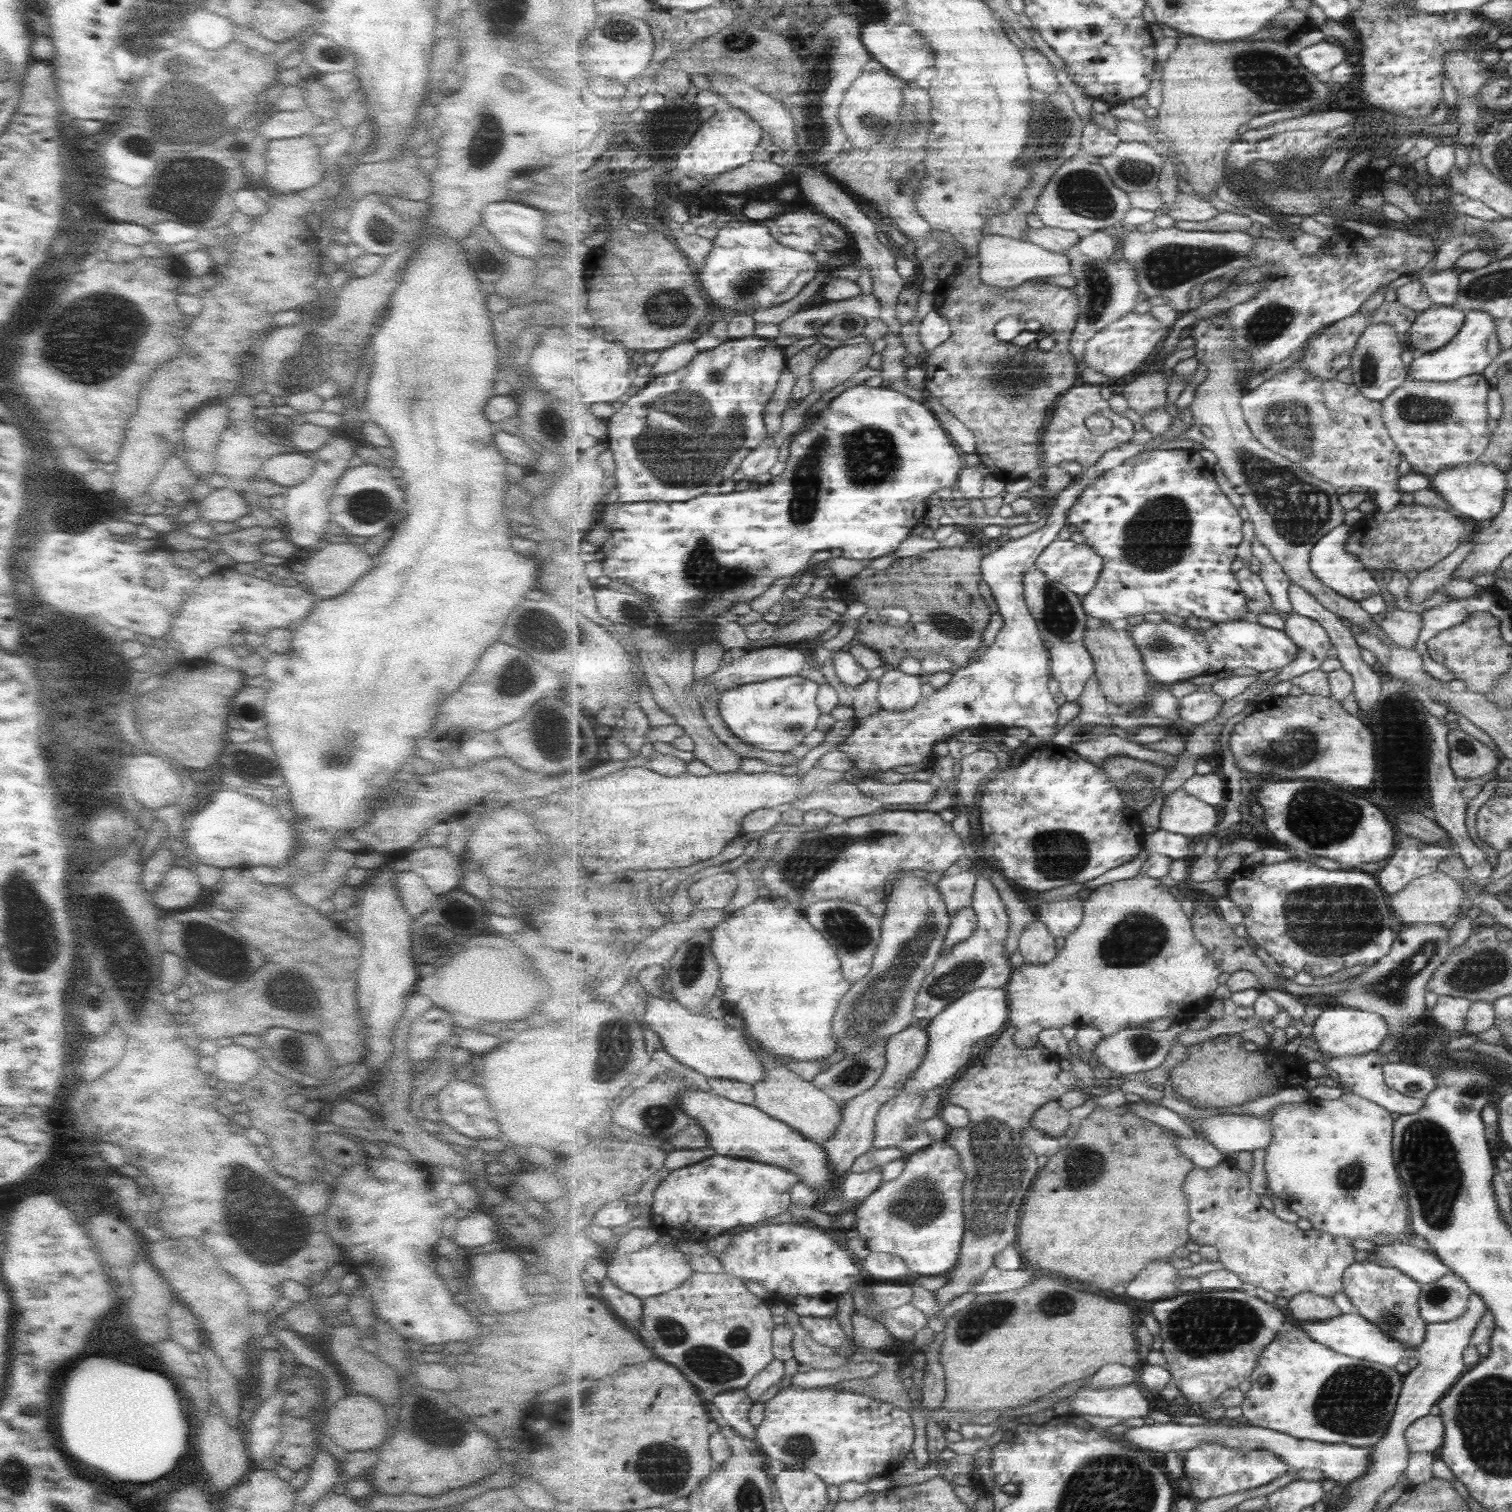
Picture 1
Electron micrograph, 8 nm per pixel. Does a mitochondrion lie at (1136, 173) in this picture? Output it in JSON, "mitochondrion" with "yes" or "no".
{"mitochondrion":"yes"}

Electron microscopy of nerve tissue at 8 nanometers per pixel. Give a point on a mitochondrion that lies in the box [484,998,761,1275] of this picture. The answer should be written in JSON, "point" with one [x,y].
{"point":[612,1059]}

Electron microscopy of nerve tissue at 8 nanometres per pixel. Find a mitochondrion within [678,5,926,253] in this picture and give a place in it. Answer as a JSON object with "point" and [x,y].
{"point":[818,134]}

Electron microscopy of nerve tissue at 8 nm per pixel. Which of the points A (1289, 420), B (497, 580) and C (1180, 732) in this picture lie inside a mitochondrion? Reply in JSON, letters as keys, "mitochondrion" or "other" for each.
{"A":"mitochondrion","B":"other","C":"other"}

